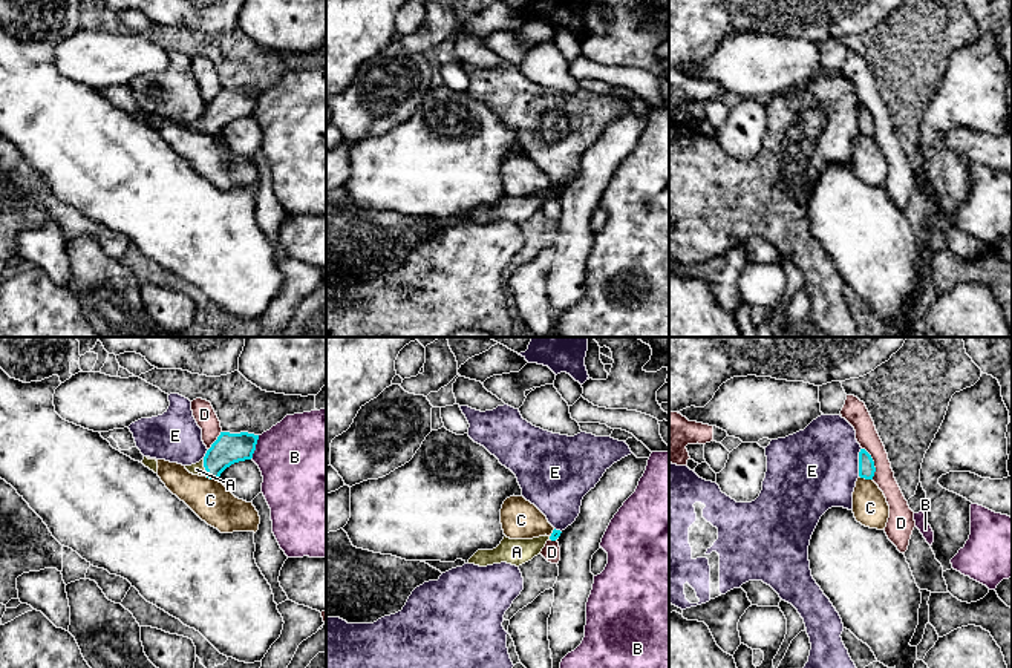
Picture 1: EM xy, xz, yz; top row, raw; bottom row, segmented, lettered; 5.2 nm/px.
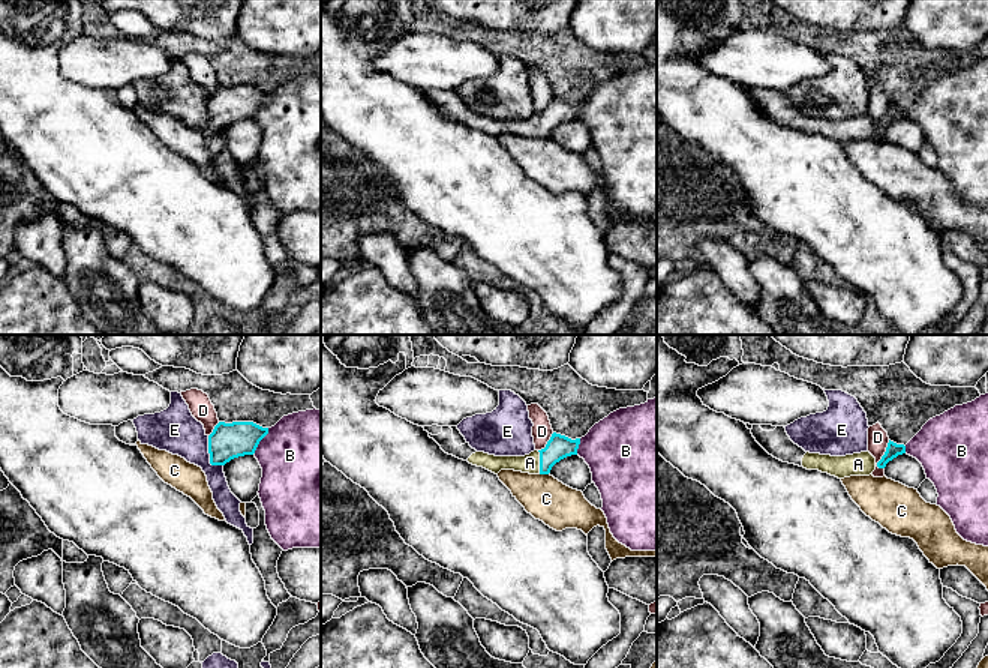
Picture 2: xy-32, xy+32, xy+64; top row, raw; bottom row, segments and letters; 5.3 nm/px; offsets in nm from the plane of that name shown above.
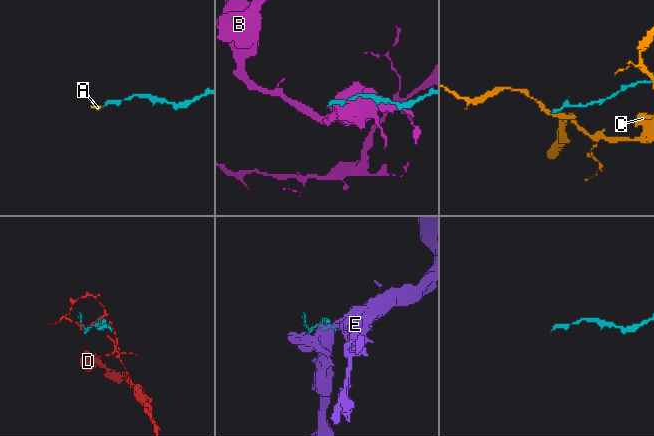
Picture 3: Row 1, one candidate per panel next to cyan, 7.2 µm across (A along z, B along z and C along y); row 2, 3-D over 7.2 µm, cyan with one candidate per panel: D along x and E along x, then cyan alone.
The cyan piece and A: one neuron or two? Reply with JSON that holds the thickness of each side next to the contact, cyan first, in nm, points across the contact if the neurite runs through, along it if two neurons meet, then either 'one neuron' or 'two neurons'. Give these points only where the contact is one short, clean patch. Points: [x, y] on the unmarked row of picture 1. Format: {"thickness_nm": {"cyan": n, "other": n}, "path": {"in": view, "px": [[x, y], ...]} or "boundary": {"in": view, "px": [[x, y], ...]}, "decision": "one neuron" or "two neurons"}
{"thickness_nm": {"cyan": 160, "other": 60}, "path": {"in": "xy", "px": [[228, 104], [204, 123], [196, 126]]}, "decision": "one neuron"}

